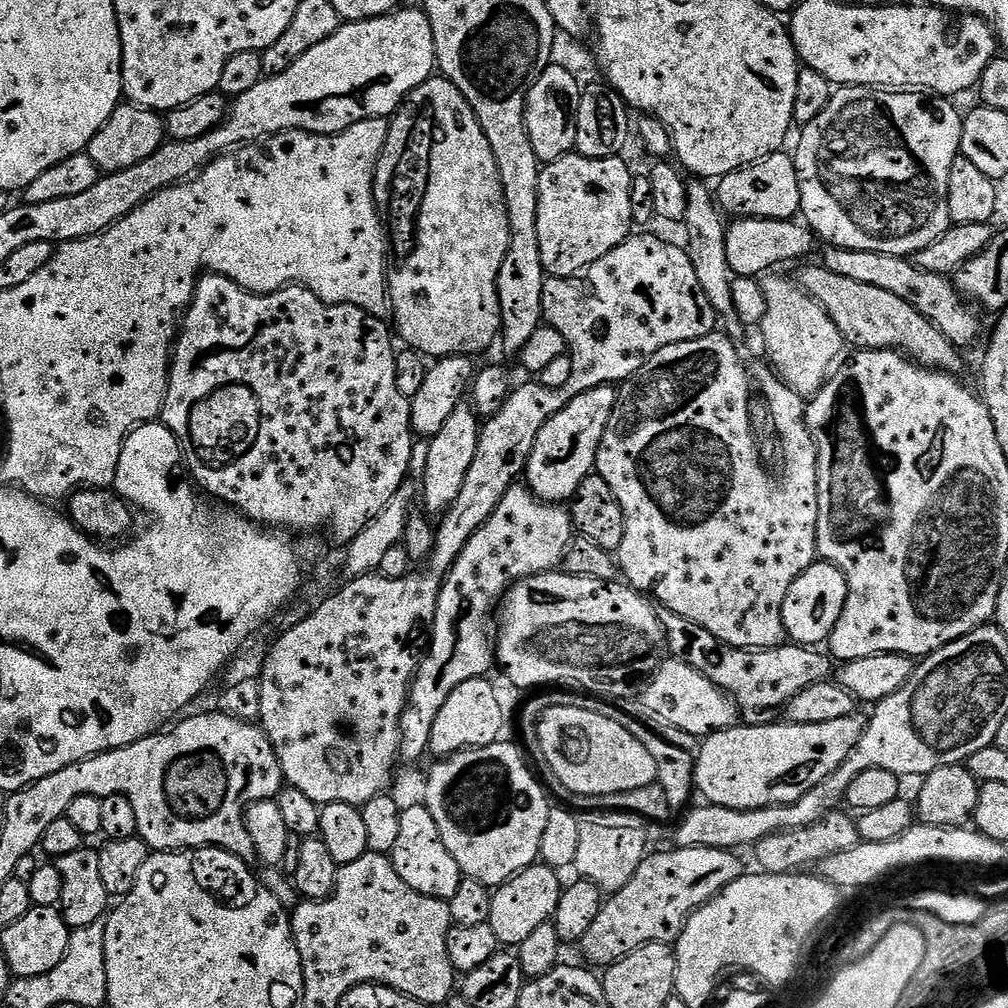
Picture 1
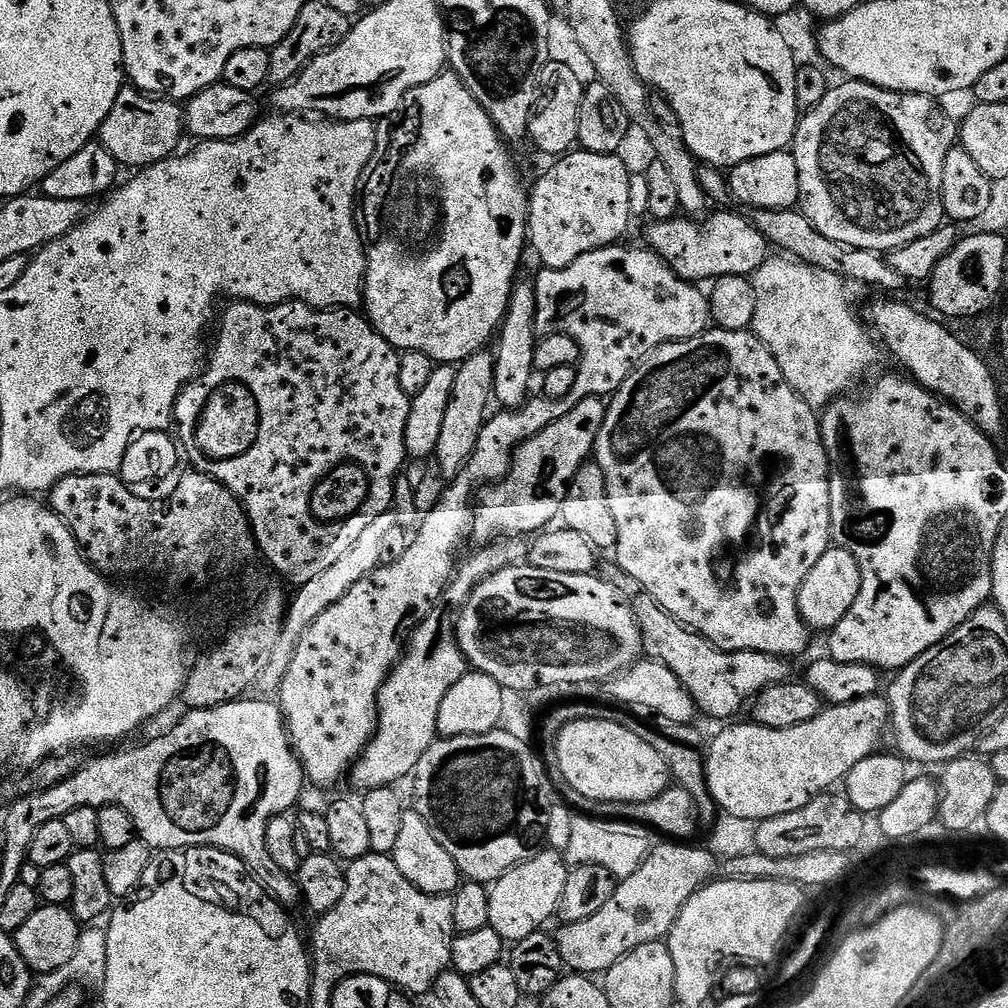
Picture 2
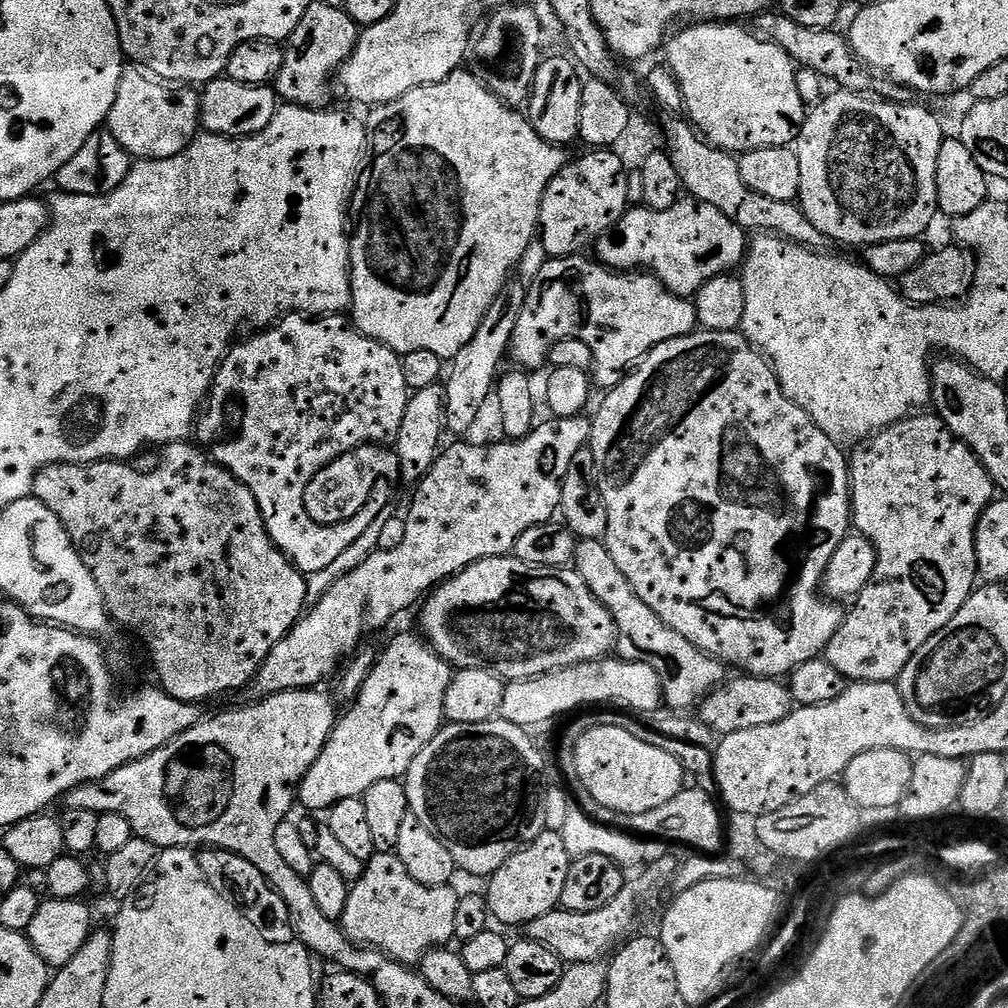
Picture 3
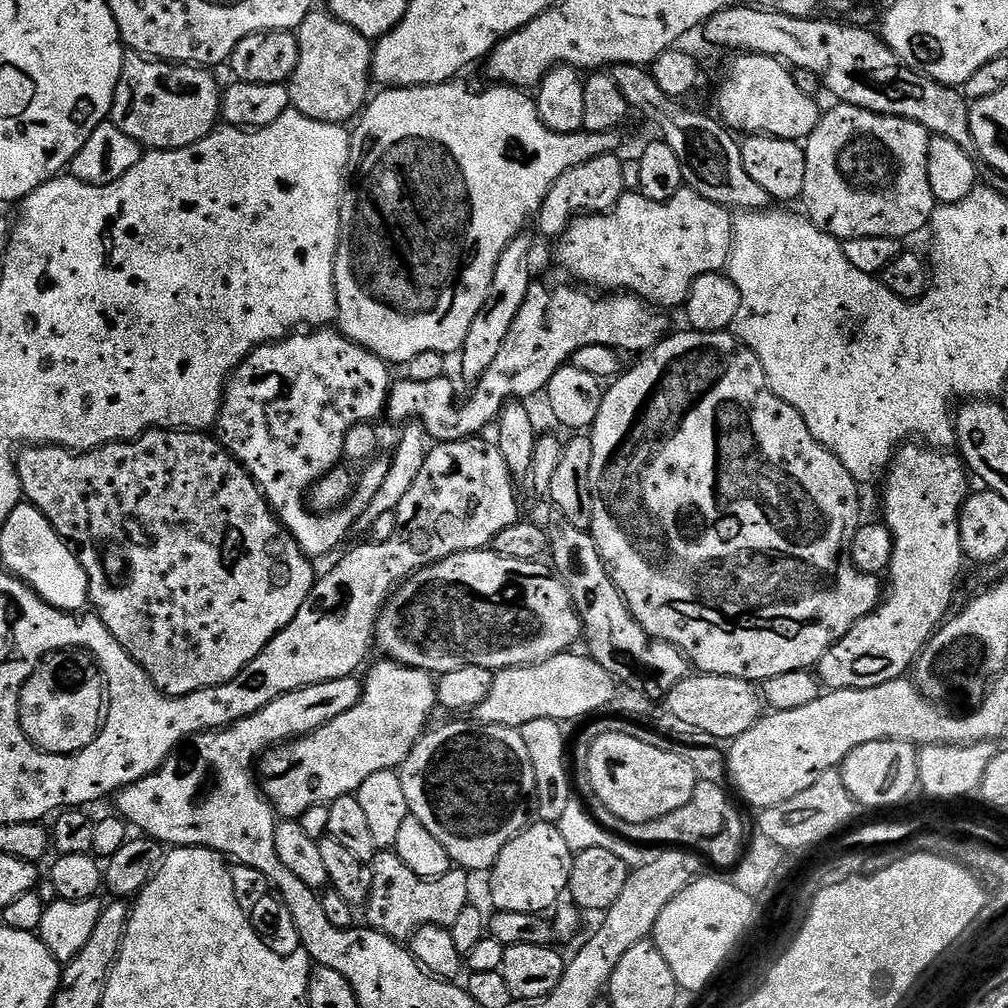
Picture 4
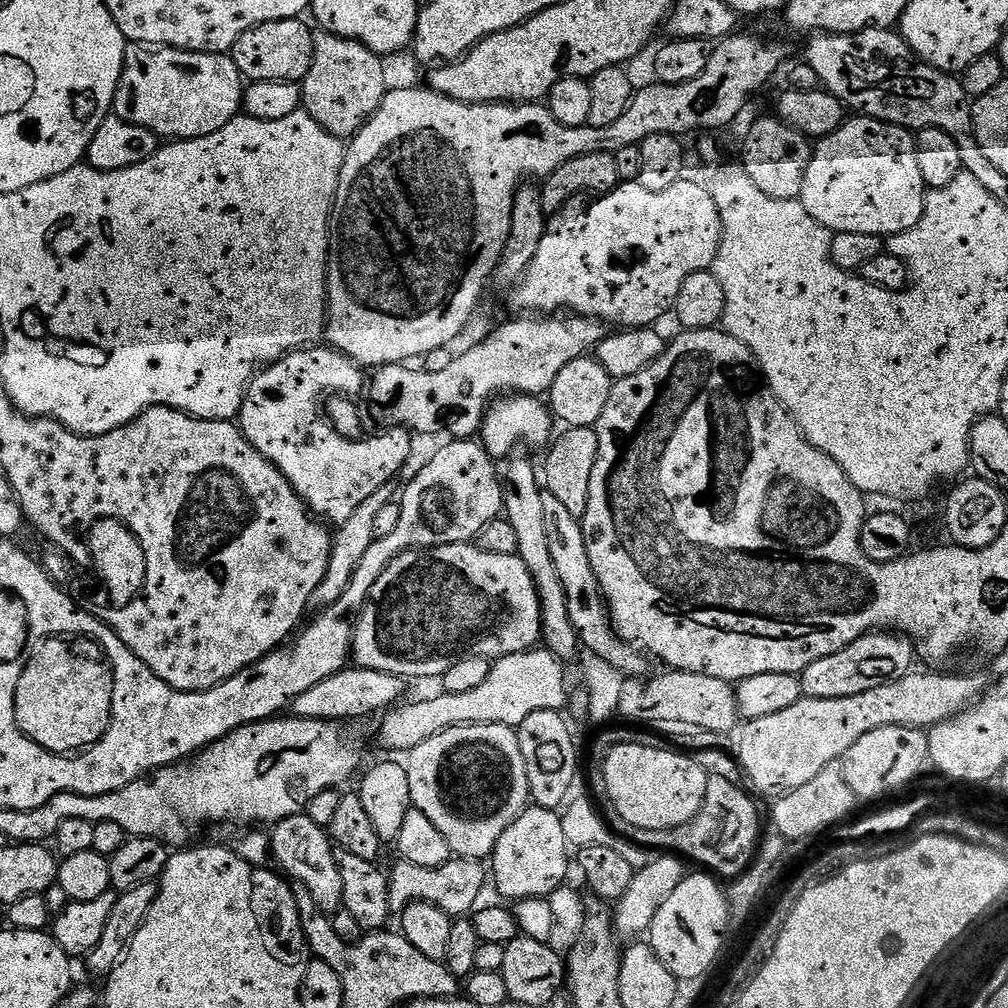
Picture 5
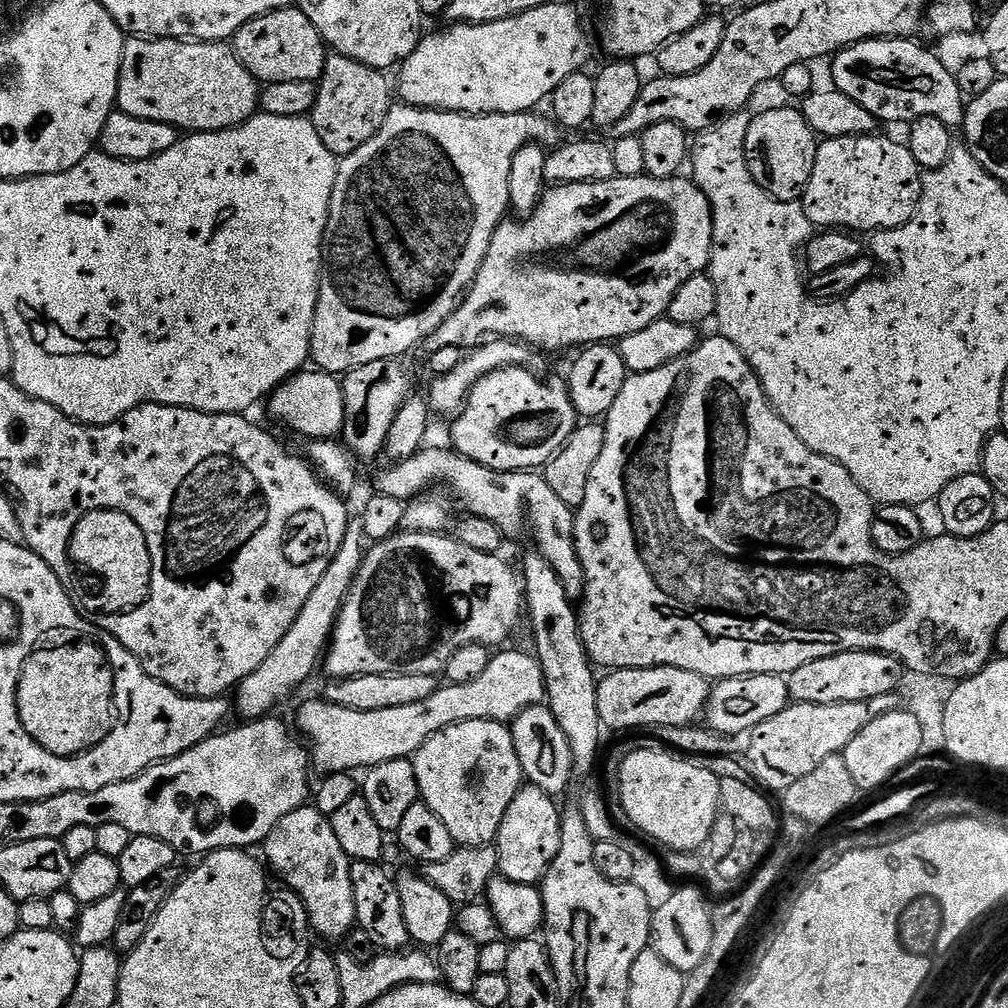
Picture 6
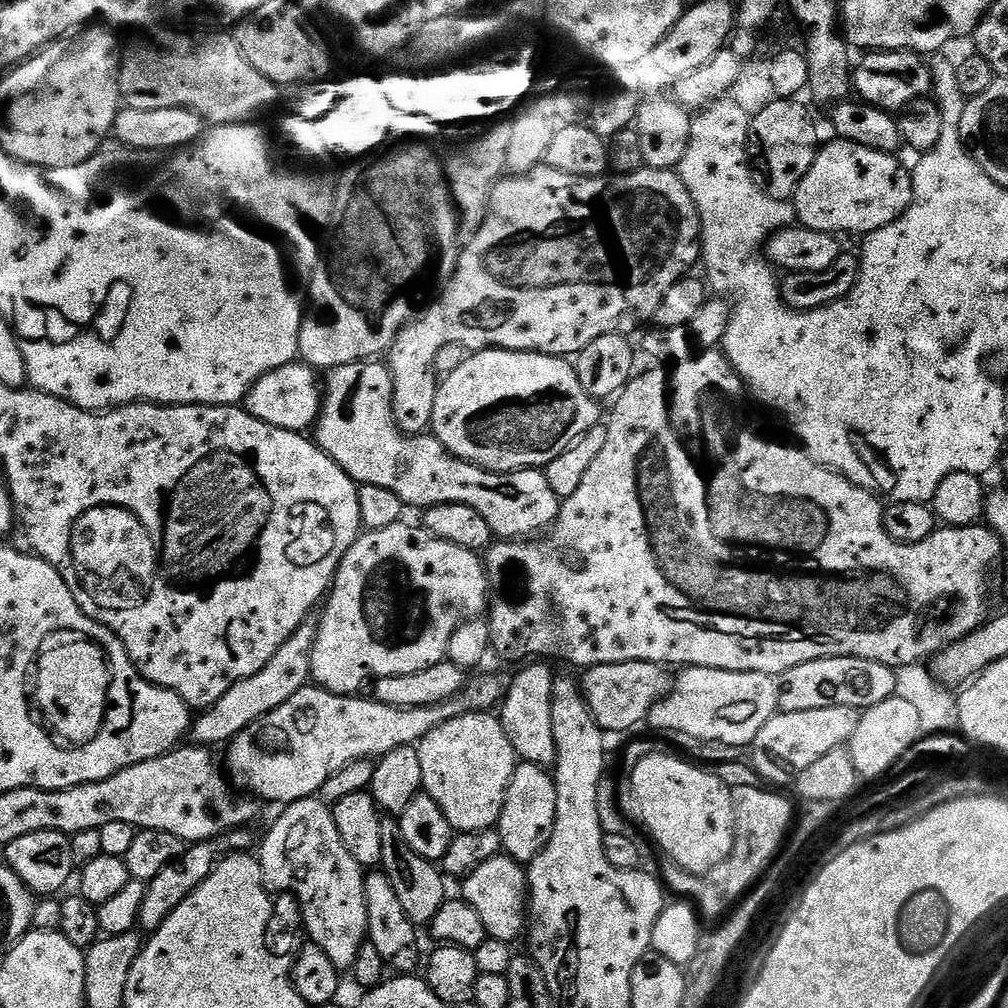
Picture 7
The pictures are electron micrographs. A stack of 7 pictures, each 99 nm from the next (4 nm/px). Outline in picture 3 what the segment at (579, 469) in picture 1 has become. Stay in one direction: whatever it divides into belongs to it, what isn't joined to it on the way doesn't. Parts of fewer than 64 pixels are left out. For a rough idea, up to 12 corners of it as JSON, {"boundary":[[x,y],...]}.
{"boundary":[[591,419],[447,445],[406,535],[270,650],[253,697],[323,685],[364,632],[557,515]]}

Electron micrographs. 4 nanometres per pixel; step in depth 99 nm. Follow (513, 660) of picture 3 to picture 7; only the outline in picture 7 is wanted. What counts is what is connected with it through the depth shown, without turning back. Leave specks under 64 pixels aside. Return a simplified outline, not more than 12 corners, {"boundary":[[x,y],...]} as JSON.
{"boundary":[[365,531],[318,616],[312,680],[351,696],[445,663],[488,610],[477,553]]}

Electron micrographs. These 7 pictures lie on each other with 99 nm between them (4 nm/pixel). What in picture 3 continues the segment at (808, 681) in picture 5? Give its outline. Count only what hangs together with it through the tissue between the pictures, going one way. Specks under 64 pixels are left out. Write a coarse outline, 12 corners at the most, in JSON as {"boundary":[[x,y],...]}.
{"boundary":[[940,421],[855,445],[872,580],[822,653],[895,681],[978,584],[998,489]]}

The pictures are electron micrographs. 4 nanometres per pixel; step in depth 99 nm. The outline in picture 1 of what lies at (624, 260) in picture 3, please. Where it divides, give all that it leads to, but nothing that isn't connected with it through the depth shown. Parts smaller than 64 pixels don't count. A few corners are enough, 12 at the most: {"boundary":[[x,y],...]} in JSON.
{"boundary":[[736,218],[726,258],[760,278],[812,252],[795,219]]}

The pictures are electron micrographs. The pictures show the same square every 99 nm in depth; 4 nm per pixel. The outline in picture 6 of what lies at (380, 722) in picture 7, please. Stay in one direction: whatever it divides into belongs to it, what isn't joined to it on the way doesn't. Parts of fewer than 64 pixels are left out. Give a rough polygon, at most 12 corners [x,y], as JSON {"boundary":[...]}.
{"boundary":[[531,651],[414,706],[300,708],[320,774],[406,760],[471,720],[511,722],[546,700]]}

